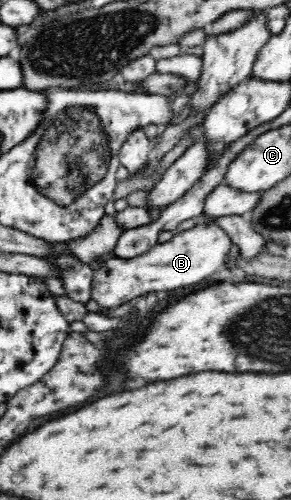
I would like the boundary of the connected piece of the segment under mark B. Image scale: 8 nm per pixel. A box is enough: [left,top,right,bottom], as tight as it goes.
[91,214,233,308]

